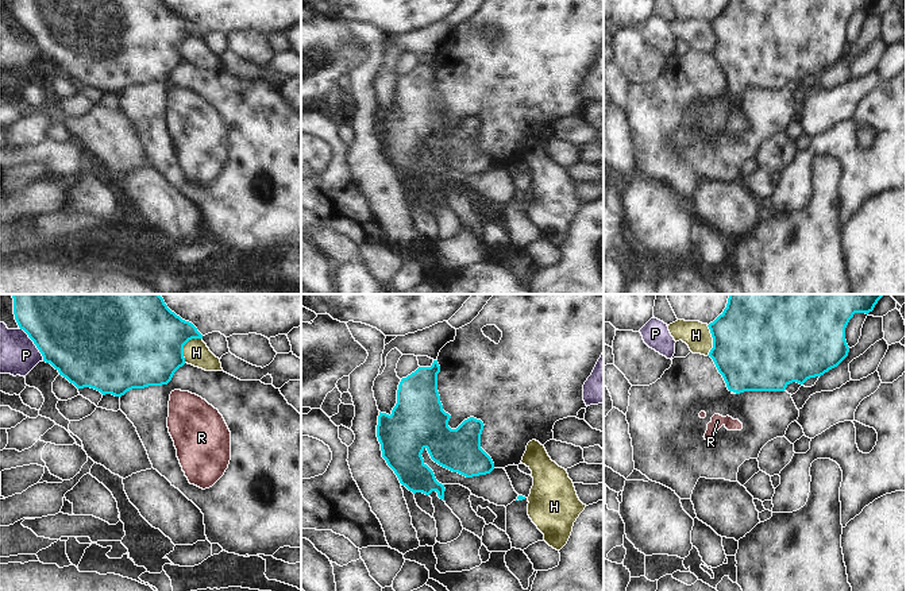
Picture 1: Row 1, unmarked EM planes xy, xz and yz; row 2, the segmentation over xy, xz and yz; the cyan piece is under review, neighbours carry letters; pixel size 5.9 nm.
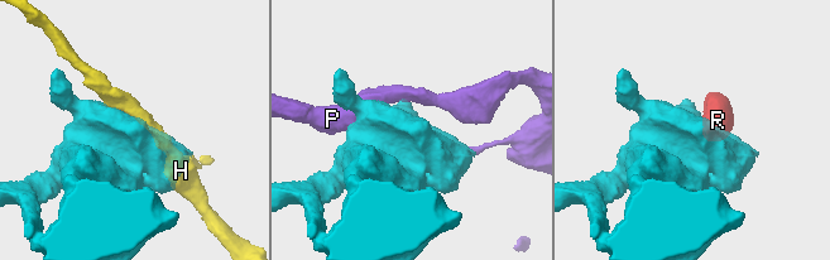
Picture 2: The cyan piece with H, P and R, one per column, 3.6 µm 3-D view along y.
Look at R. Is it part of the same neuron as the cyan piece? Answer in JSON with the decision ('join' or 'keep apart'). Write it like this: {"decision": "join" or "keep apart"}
{"decision": "join"}

